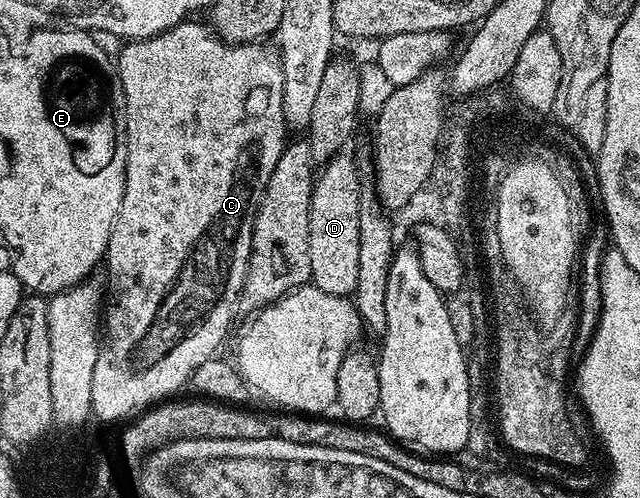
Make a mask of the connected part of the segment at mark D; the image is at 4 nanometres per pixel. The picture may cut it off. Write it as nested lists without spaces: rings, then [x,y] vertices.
[[[339,153],[319,168],[310,201],[311,282],[322,293],[351,296],[358,285],[358,209],[360,171],[347,153]]]

